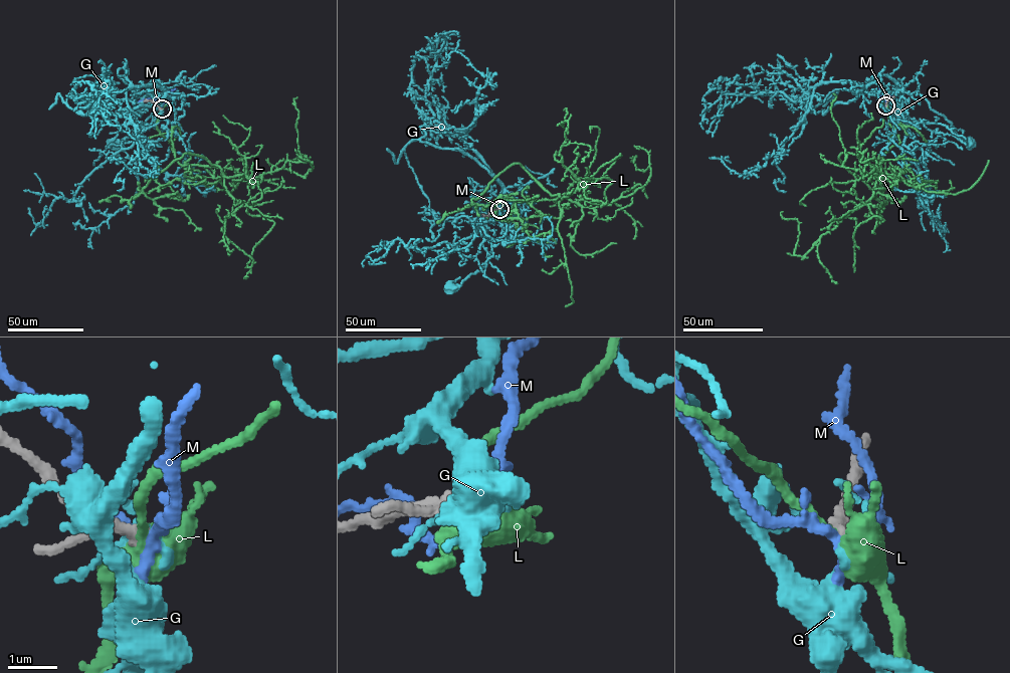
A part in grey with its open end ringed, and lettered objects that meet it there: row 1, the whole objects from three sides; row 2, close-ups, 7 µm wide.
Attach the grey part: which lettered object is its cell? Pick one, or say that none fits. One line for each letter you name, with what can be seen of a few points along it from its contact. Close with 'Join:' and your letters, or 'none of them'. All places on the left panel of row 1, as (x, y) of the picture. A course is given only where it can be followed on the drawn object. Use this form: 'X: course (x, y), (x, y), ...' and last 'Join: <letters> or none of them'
Join: none of them

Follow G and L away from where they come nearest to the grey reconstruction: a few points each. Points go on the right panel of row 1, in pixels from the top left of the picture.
G: (886, 105), (865, 88), (883, 75), (905, 90), (919, 93), (968, 142)
L: (885, 105), (899, 142), (873, 169), (874, 177), (885, 177), (874, 168), (863, 177), (842, 166), (833, 93)

